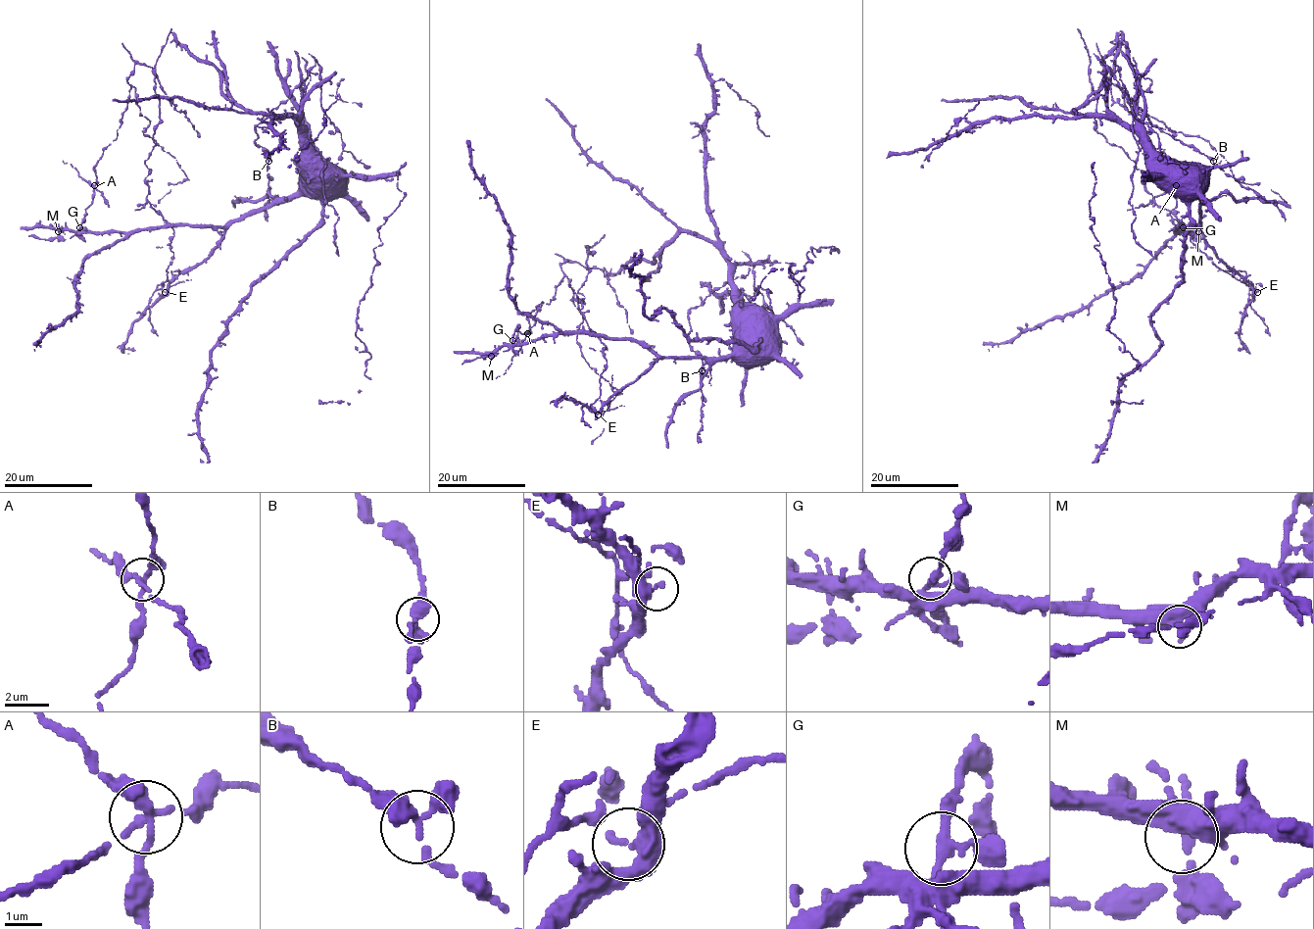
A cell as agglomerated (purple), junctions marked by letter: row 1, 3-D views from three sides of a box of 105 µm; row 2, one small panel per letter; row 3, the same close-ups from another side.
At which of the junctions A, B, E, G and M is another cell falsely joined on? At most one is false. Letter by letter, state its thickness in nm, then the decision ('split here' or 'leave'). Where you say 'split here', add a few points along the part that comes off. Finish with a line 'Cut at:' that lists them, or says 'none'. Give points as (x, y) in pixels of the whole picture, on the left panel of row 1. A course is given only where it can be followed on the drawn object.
A: 260 nm | split here | (94, 186), (63, 161)
B: 300 nm | leave
E: 240 nm | leave
G: 240 nm | leave
M: 280 nm | leave
Cut at: A

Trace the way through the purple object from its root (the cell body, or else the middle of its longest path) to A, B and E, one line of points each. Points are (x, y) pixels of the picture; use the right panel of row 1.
A: (1166, 162), (1180, 163), (1199, 194), (1199, 223), (1177, 227), (1184, 232), (1170, 215), (1177, 206), (1177, 186)
B: (1166, 162), (1136, 119), (1134, 100), (1129, 97), (1152, 125), (1192, 145), (1213, 161)
E: (1166, 162), (1171, 159), (1180, 163), (1184, 177), (1199, 194), (1199, 229), (1204, 240), (1257, 292)

